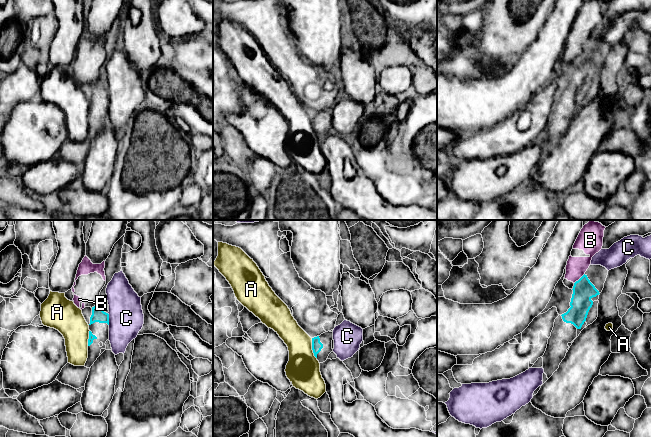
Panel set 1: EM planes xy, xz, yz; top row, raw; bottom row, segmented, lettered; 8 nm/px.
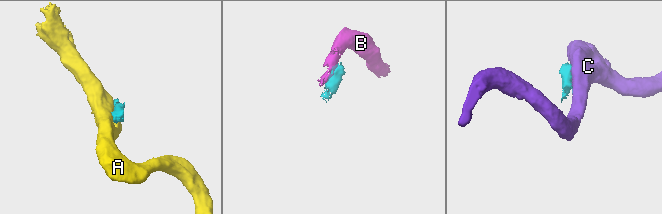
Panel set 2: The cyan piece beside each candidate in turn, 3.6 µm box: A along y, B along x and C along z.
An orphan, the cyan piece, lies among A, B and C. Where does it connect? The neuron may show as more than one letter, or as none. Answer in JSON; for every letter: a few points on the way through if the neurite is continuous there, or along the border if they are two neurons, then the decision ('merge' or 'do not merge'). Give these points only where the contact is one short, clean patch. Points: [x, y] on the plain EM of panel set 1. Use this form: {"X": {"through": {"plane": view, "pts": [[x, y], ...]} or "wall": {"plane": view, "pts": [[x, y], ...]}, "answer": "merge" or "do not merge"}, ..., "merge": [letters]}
{"A": {"answer": "do not merge"}, "B": {"wall": {"plane": "yz", "pts": [[584, 49], [574, 59]]}, "answer": "do not merge"}, "C": {"answer": "do not merge"}, "merge": []}

